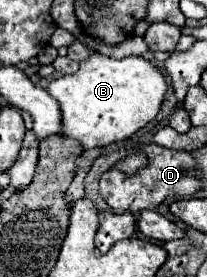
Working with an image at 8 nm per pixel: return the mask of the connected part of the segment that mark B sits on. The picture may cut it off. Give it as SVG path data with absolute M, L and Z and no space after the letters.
M92 54L74 74L50 80L48 94L60 102L62 136L74 138L84 150L126 140L146 126L160 110L166 94L164 76L142 56L122 60L104 54Z

